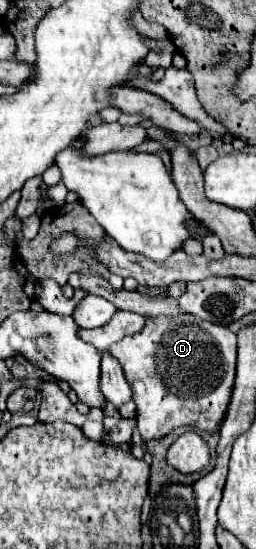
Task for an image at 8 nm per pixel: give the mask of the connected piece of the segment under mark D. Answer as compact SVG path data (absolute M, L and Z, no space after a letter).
M194 315L148 317L140 333L125 337L112 345L109 351L120 361L126 381L132 387L132 399L138 407L136 423L142 441L162 439L164 435L182 425L192 425L200 431L216 431L220 427L232 397L232 385L236 375L236 335L228 327L202 321Z

